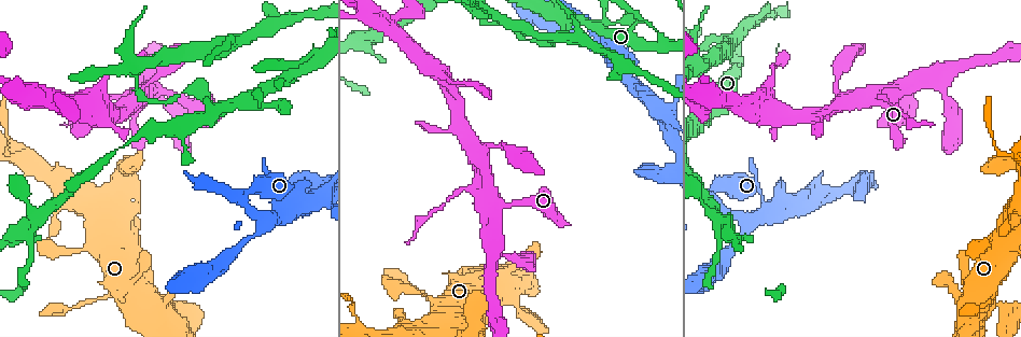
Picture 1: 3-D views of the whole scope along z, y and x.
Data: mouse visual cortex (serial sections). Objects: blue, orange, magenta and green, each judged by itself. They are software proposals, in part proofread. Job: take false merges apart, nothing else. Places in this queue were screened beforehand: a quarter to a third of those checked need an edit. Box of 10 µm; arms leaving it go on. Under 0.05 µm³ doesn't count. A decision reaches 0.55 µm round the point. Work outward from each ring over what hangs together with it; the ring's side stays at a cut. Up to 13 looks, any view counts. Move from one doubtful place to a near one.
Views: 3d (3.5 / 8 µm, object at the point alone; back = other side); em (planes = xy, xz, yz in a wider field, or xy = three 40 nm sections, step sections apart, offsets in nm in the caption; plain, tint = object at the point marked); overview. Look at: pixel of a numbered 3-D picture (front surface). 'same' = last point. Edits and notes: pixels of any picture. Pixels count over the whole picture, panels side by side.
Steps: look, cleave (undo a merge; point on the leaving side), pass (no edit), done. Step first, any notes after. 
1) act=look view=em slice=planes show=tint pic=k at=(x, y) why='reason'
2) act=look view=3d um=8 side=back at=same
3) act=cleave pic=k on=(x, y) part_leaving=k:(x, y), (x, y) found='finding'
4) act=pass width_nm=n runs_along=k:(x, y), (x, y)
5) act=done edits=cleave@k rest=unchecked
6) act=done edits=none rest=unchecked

act=look view=3d um=8 pic=1 at=(183, 93) why='thin neck'

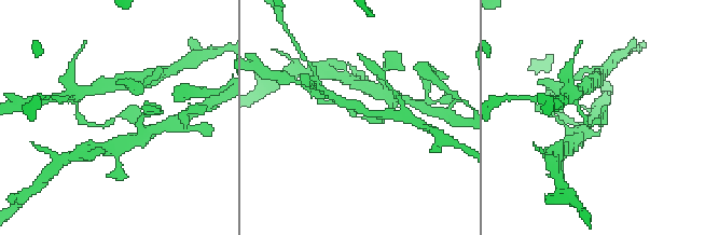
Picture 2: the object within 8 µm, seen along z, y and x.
act=look view=3d um=3.5 at=same

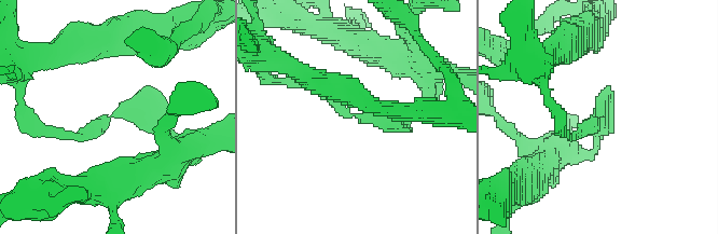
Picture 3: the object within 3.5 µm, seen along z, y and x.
act=look view=em slice=planes show=tint pic=3 at=(598, 118) why='need the tissue'

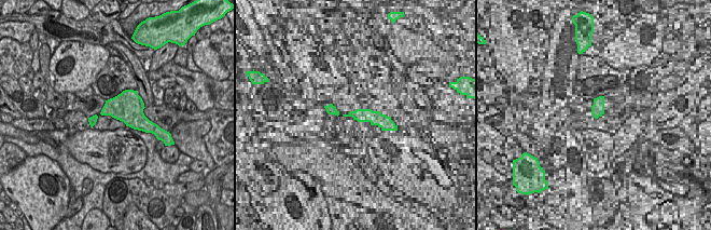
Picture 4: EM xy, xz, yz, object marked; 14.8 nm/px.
act=pass width_nm=460 runs_along=3:(413, 114), (350, 118), (320, 90), (294, 84) found='continuous, no second cell'

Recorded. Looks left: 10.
act=look view=3d um=3.5 pic=1 at=(251, 194) why='thin neck'

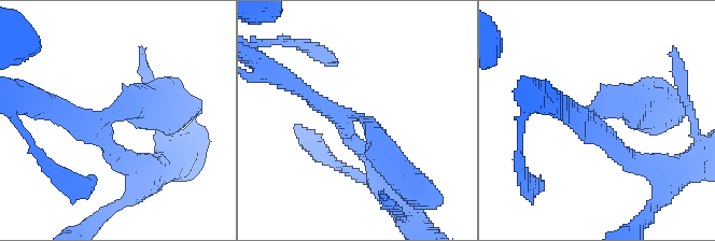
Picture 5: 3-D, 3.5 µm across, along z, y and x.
act=look view=em slice=xy step=2 show=tint pic=5 at=(114, 117) arms=3 arm_widths_nm=250,250,400 why='shape alone is not enough'

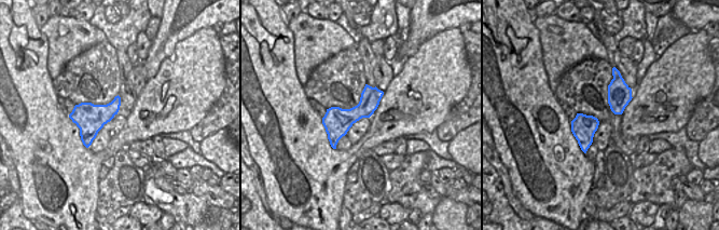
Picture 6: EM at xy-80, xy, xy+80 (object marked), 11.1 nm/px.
act=look view=em slice=planes show=tint at=same

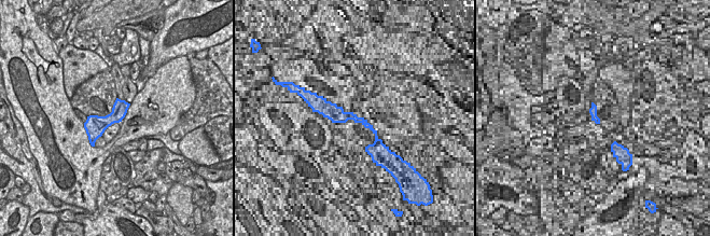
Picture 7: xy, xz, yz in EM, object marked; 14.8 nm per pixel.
act=pass runs_along=5:(156, 100), (103, 127), (126, 164) found='continuous, no second cell'

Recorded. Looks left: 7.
act=look view=3d um=3.5 pic=1 at=(39, 214)

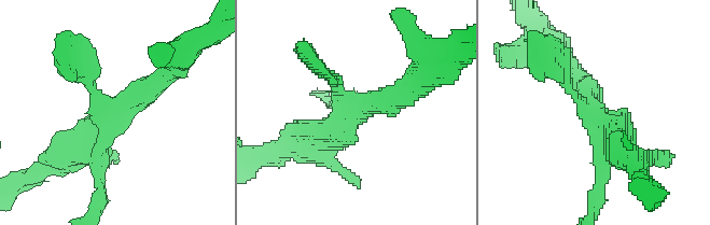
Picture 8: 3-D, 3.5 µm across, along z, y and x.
act=look view=em slice=xy step=1 show=tint pic=8 at=(120, 108) arms=3 arm_widths_nm=150,250,450

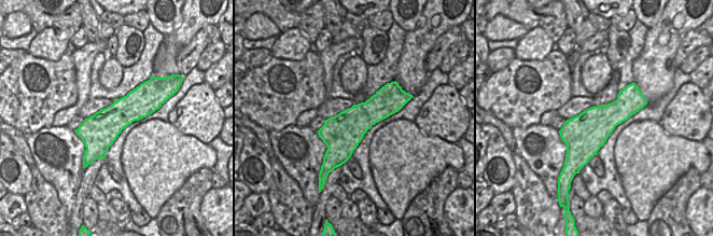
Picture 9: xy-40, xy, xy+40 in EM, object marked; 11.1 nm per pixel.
act=pass runs_along=8:(172, 68), (77, 150) found='all the same cell'

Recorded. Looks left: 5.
act=look view=3d um=3.5 side=back pic=1 at=(1008, 244) why='thick turns thin'

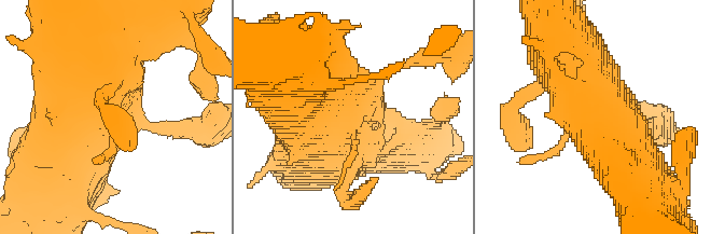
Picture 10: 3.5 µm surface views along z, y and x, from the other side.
act=look view=em slice=xy step=5 show=tint pic=10 at=(354, 114)

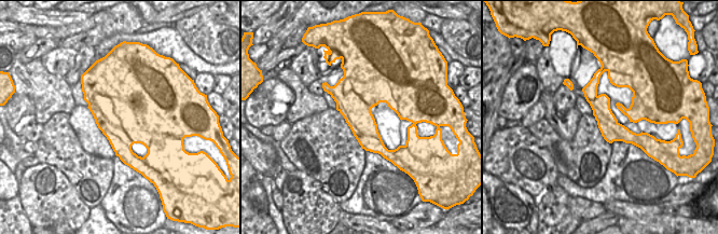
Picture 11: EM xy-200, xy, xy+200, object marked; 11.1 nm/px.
act=pass runs_along=11:(595, 79), (603, 114), (643, 137) found='all the same cell'

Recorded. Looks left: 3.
act=look view=3d um=3.5 pic=1 at=(463, 190) why='thick turns thin'

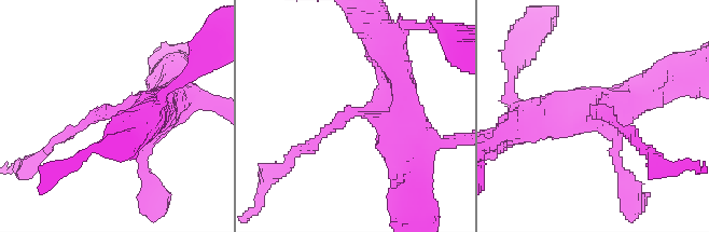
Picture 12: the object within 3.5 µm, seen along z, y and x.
act=look view=em slice=xy step=1 show=tint pic=12 at=(596, 113)

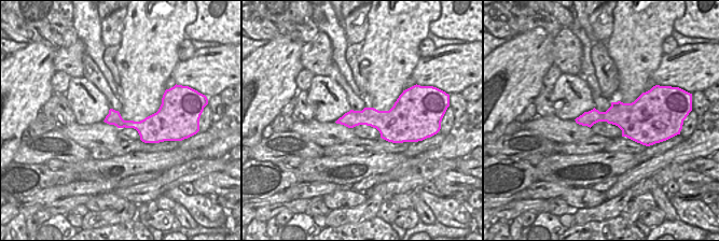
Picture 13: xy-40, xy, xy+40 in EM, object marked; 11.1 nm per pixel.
act=cleave pic=12 on=(83, 123) arm_widths_nm=150,500 found='two cells meet here'

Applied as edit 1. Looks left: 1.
act=done edits=cleave@12 rest=unchecked

